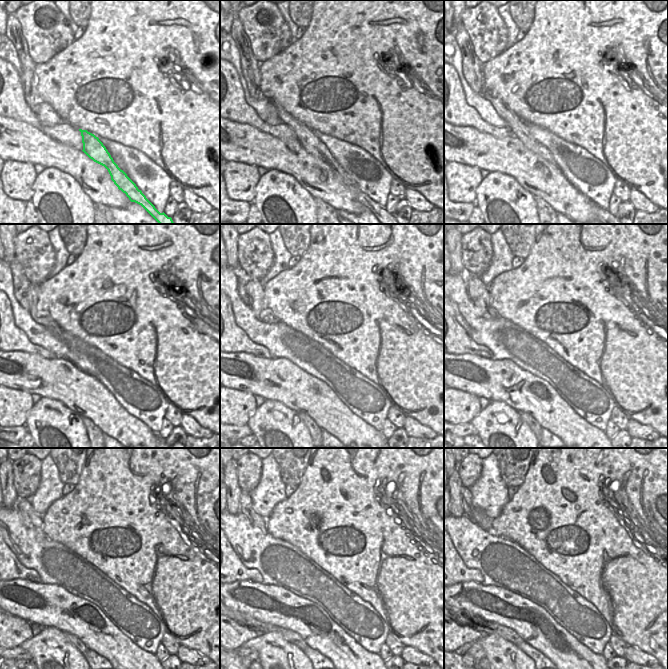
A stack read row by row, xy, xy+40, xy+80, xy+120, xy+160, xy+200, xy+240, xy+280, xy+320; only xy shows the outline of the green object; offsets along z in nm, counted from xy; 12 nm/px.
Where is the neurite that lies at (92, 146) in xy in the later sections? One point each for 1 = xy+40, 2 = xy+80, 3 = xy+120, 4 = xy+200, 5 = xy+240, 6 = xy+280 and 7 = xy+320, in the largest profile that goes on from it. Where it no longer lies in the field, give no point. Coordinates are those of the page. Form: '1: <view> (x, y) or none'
1: xy+40 (309, 141)
2: xy+80 (520, 129)
3: xy+120 (42, 317)
4: xy+200 (478, 292)
5: xy+240 (32, 520)
6: xy+280 (245, 504)
7: xy+320 (466, 496)

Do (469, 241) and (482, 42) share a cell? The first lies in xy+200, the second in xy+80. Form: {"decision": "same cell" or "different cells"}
{"decision": "same cell"}

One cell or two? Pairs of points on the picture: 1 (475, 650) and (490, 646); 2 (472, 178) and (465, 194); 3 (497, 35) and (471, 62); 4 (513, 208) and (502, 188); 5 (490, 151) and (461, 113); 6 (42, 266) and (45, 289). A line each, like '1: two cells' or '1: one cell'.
1: two cells
2: one cell
3: two cells
4: one cell
5: two cells
6: two cells

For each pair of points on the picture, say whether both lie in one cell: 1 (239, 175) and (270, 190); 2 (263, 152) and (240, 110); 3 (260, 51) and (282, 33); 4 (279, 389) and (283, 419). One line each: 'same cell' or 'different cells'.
1: different cells
2: different cells
3: same cell
4: different cells

